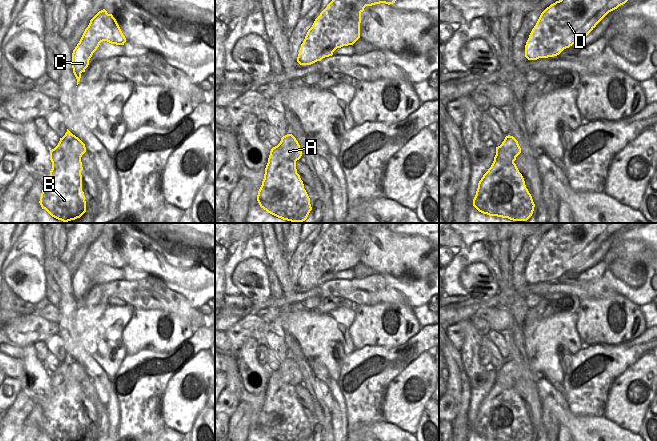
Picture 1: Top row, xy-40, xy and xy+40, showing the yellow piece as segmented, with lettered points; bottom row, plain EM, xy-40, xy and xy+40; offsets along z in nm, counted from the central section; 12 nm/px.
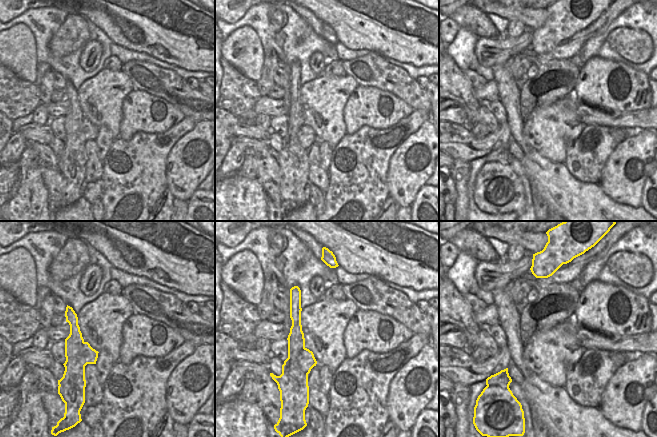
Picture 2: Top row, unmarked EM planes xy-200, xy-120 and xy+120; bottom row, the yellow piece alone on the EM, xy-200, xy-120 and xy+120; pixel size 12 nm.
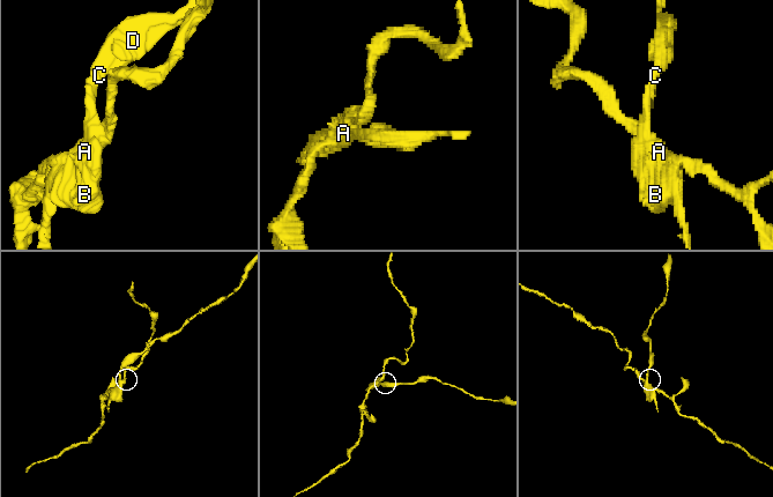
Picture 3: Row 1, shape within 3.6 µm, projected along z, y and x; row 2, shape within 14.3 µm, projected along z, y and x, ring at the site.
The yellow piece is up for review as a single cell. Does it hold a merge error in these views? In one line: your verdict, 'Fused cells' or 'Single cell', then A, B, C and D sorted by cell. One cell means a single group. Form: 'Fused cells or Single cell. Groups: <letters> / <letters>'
Fused cells. Groups: A / B C D.

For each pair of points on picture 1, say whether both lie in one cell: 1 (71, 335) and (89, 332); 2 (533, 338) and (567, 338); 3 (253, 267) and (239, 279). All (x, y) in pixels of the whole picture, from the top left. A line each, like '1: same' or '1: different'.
1: different
2: same
3: same

